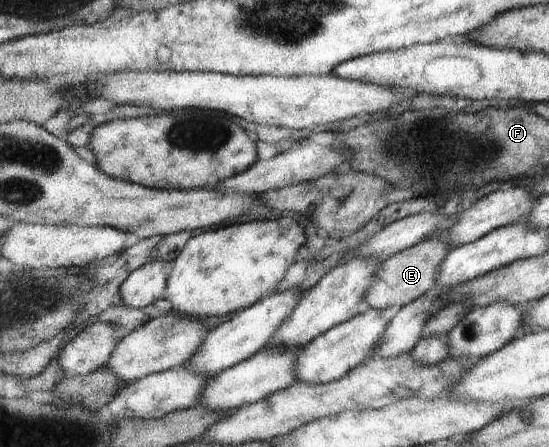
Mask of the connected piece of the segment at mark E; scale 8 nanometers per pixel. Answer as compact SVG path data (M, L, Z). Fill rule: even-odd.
M433 237L390 256L380 266L376 281L372 282L364 301L370 308L378 310L391 307L403 308L422 298L424 294L428 294L437 285L438 276L442 271L442 262L448 255L449 244L442 237Z

